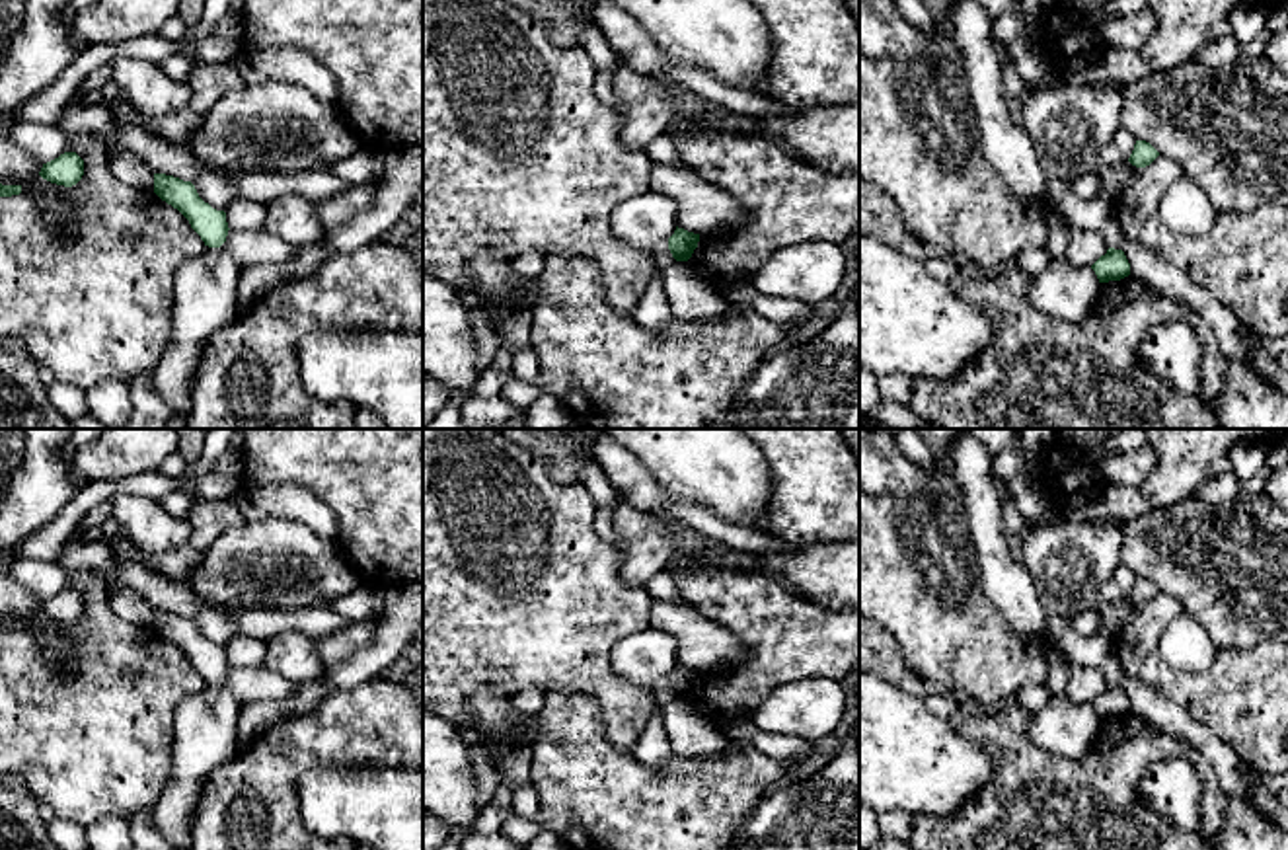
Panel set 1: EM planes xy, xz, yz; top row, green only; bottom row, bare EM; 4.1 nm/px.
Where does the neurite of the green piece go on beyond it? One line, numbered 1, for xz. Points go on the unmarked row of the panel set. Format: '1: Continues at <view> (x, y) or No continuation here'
1: No continuation here

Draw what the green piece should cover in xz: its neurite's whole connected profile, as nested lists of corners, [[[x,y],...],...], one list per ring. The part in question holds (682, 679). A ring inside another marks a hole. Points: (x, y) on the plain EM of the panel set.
[[[676,663],[674,671],[668,675],[668,686],[676,698],[688,698],[698,678],[700,671]]]

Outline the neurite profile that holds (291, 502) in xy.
[[[242,483],[232,495],[246,522],[261,519],[288,519],[310,526],[323,540],[337,540],[335,511],[312,491],[294,483]]]

